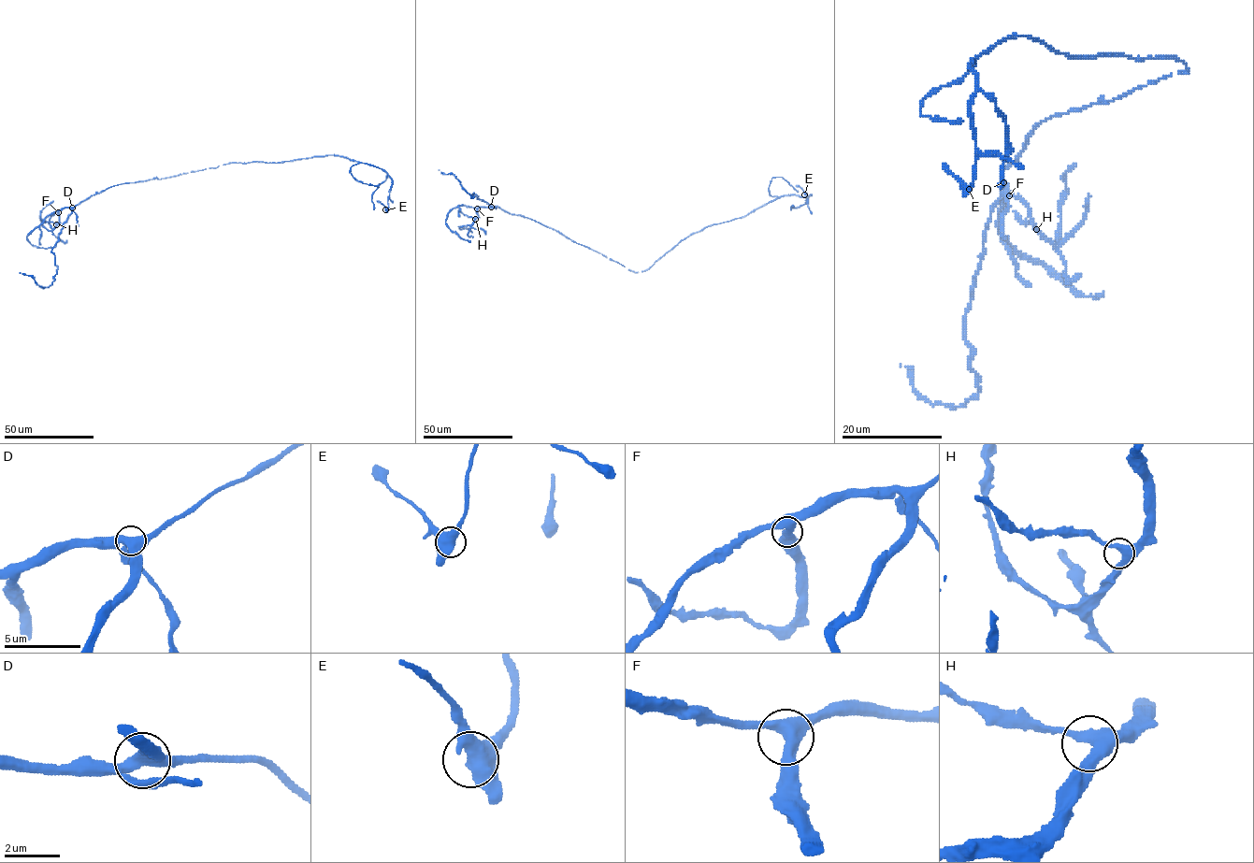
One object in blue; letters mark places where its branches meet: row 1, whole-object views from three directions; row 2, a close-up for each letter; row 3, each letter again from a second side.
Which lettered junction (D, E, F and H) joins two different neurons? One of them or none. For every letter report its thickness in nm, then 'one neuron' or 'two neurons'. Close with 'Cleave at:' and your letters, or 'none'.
D: 440 nm | one neuron
E: 500 nm | one neuron
F: 420 nm | one neuron
H: 420 nm | one neuron
Cleave at: none

